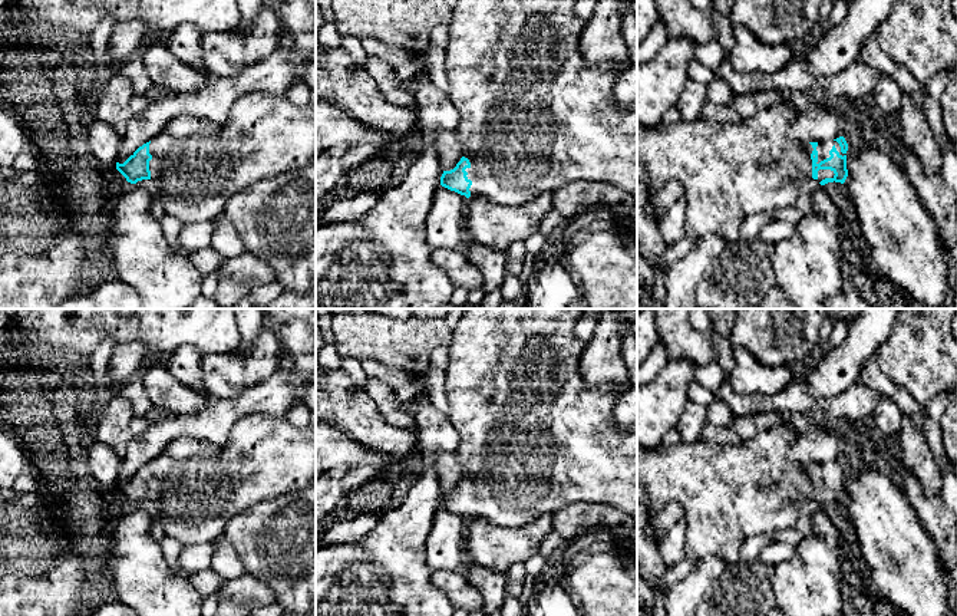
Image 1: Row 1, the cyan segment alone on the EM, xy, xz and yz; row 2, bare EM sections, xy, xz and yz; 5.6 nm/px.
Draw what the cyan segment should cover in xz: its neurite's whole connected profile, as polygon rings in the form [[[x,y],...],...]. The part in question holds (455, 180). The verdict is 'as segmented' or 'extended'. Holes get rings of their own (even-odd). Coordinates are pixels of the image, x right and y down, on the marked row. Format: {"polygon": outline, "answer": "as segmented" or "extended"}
{"polygon": [[[458,0],[452,7],[449,24],[451,37],[446,47],[448,96],[459,112],[455,129],[462,145],[462,158],[451,171],[443,171],[440,185],[466,198],[485,195],[501,205],[518,205],[544,192],[554,192],[558,187],[572,181],[603,181],[624,190],[637,204],[637,102],[623,108],[614,98],[614,85],[627,67],[617,63],[587,63],[580,52],[580,36],[585,22],[575,13],[577,0]]], "answer": "extended"}

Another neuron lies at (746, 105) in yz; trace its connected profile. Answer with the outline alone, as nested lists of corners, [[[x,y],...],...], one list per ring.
[[[775,90],[753,92],[750,95],[735,95],[730,105],[742,119],[752,118],[762,109],[772,108],[781,102],[781,93]]]

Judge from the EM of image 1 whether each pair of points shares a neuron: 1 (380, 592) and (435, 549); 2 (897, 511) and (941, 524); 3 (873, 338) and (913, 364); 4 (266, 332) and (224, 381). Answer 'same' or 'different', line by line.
1: different
2: different
3: different
4: same

